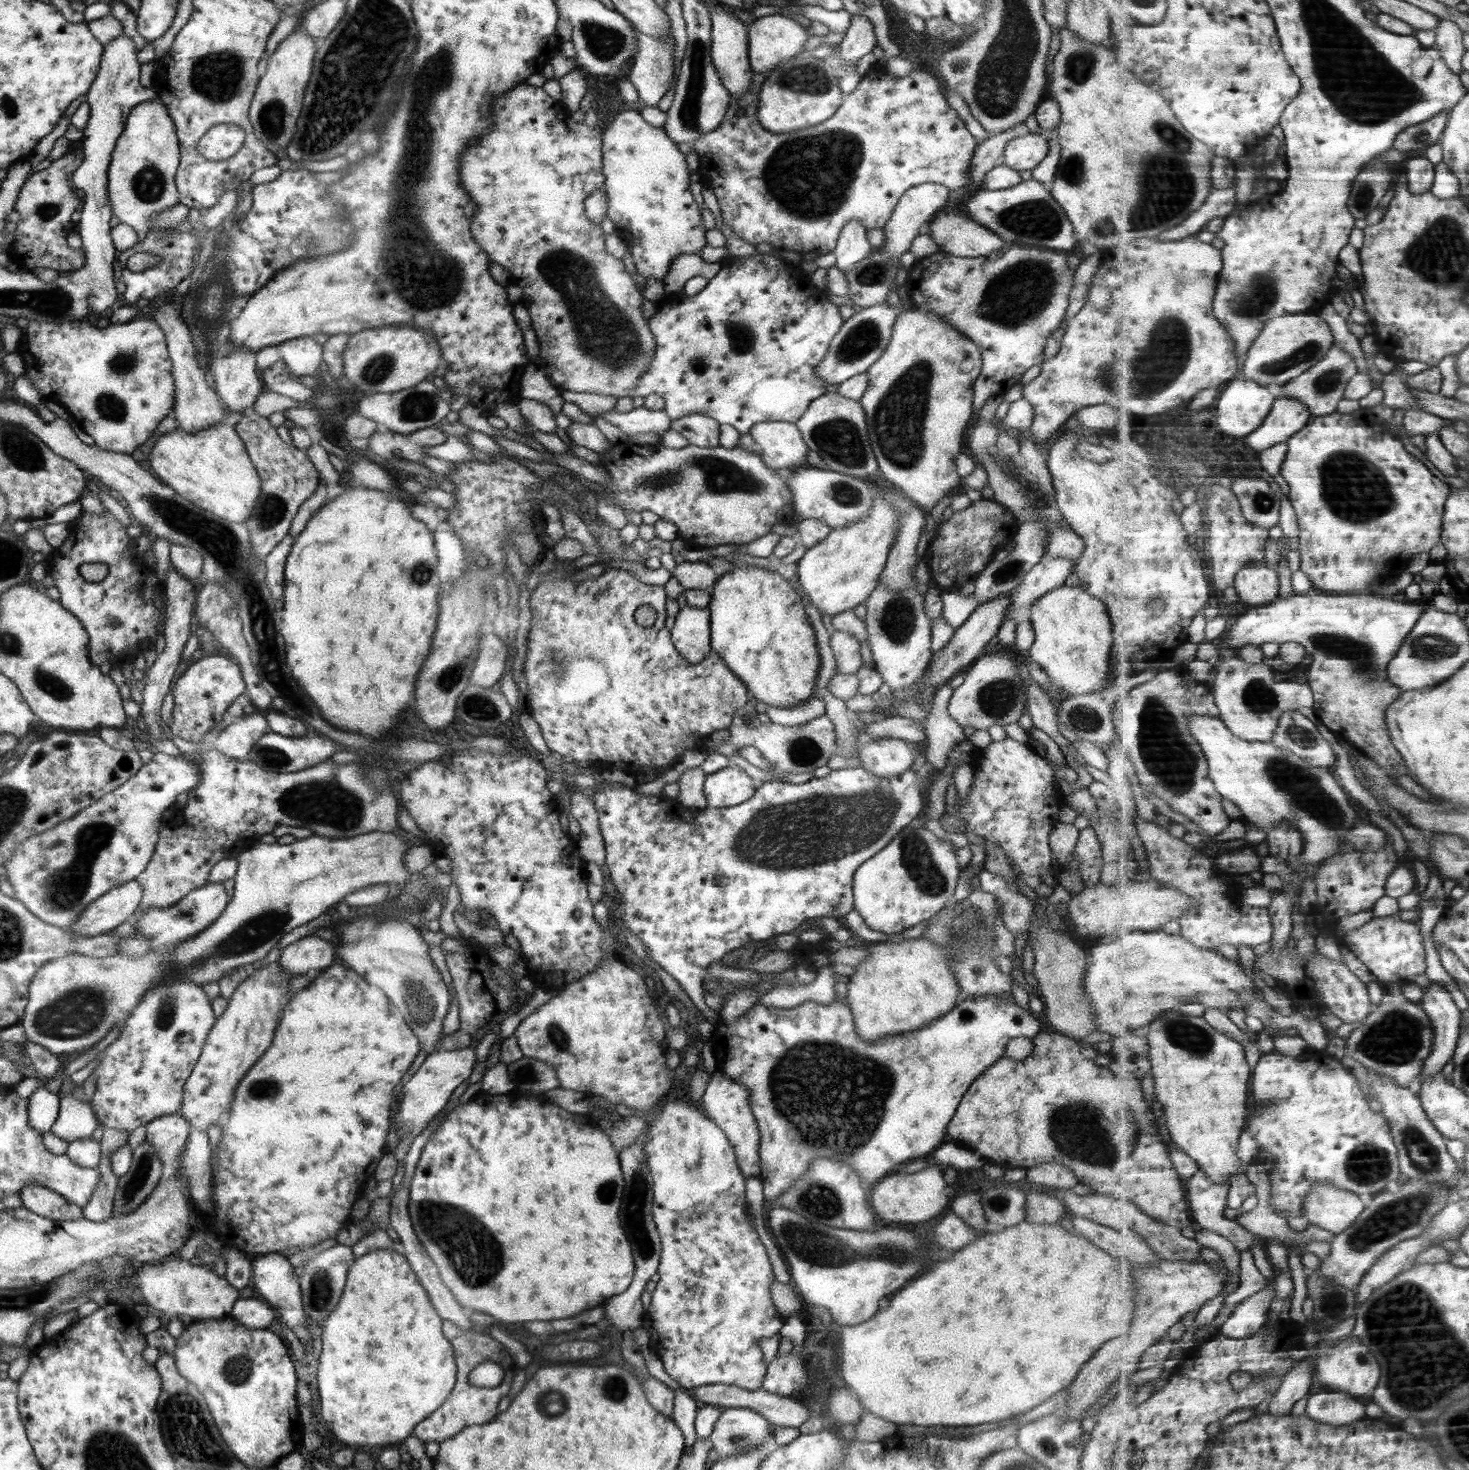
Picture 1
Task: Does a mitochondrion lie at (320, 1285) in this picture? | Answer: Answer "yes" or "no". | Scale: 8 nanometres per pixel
yes

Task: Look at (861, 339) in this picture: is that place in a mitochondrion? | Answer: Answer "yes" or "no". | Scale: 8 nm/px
yes

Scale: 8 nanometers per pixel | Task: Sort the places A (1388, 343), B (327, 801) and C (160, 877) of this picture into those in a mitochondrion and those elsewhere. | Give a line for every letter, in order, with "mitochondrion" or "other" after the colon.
A: other
B: mitochondrion
C: other

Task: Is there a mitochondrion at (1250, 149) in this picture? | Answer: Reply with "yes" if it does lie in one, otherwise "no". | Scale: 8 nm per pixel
no

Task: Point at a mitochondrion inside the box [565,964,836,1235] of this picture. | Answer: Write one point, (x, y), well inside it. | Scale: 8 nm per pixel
(607, 1192)

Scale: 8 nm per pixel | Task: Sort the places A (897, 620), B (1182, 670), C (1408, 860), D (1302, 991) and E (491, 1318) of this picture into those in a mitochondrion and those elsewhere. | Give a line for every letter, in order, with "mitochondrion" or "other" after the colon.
A: mitochondrion
B: other
C: other
D: other
E: other

